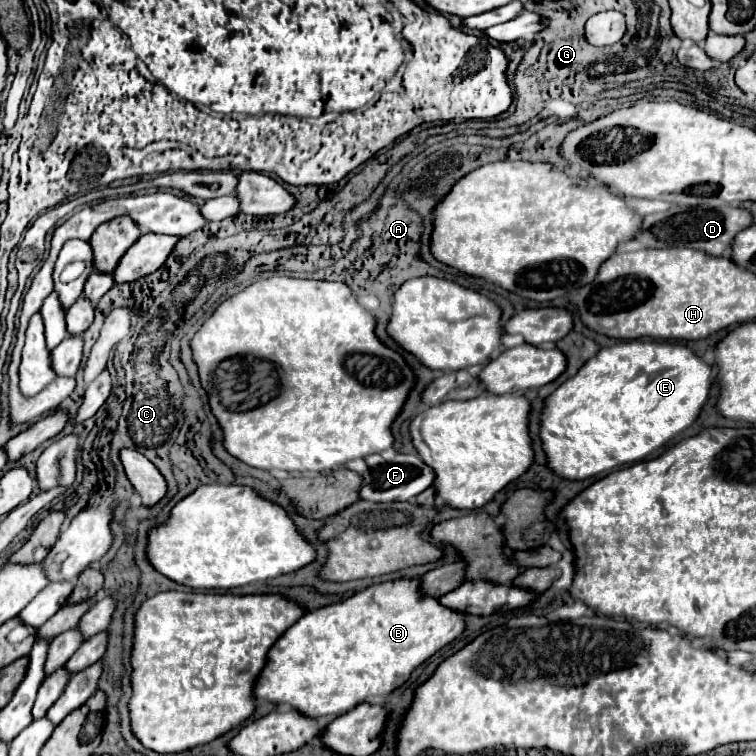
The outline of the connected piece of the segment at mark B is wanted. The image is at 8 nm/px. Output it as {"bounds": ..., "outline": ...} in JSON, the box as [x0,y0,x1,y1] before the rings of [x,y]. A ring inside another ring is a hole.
{"bounds":[257,577,465,717],"outline":[[[403,577],[371,585],[345,601],[305,613],[303,621],[297,621],[293,629],[287,629],[269,653],[269,661],[257,683],[257,697],[271,703],[289,703],[307,717],[347,713],[363,703],[367,695],[389,695],[393,689],[401,687],[423,661],[465,631],[465,617],[465,613],[445,607],[439,599],[425,595],[419,579]]]}

